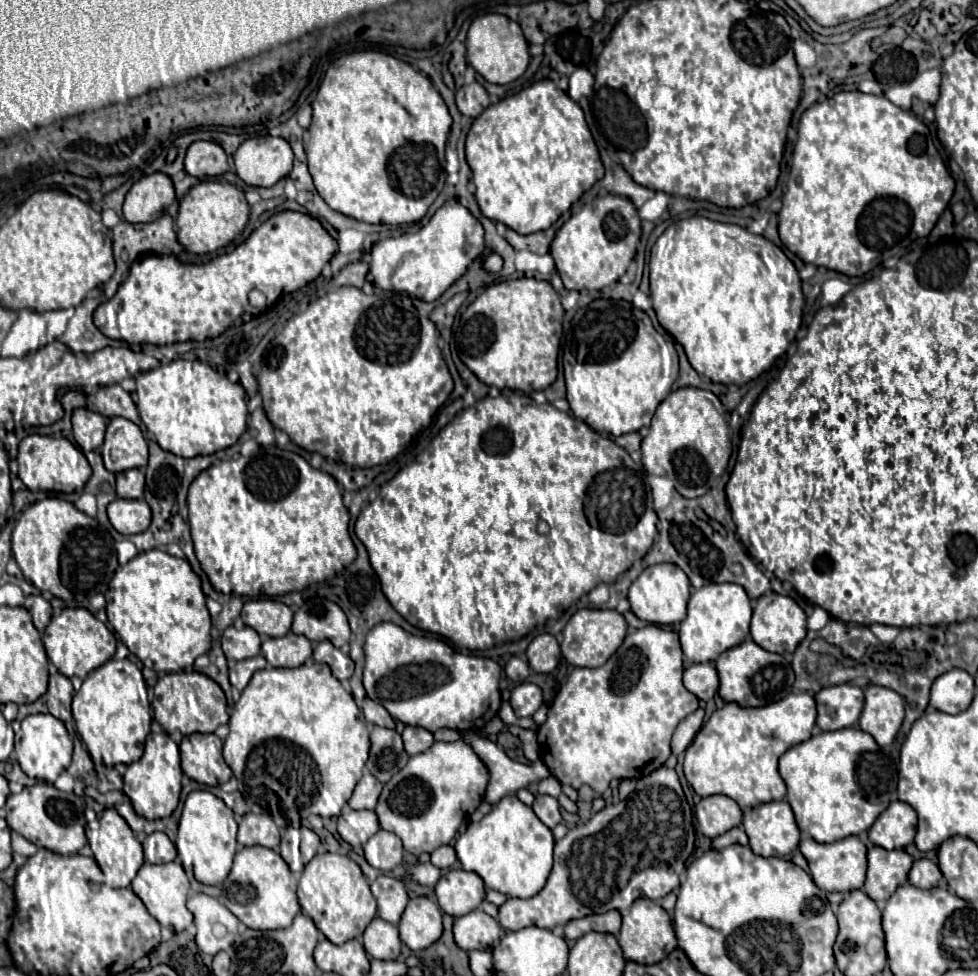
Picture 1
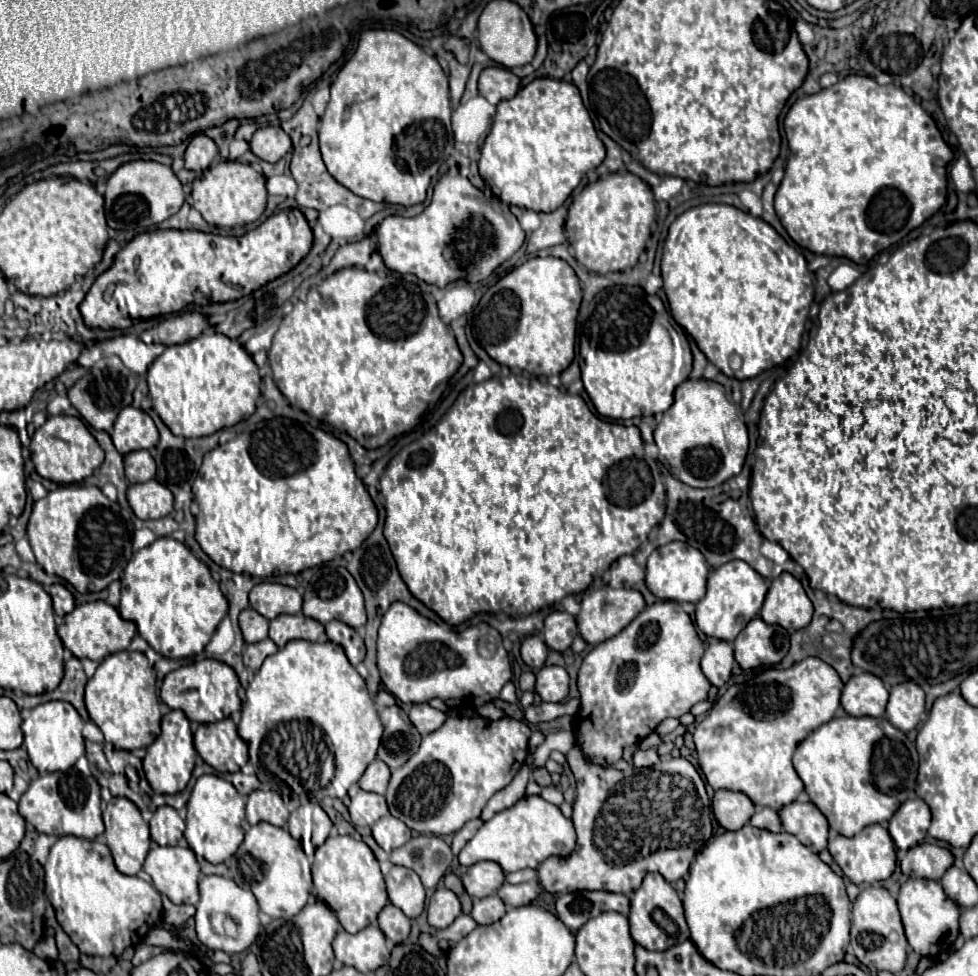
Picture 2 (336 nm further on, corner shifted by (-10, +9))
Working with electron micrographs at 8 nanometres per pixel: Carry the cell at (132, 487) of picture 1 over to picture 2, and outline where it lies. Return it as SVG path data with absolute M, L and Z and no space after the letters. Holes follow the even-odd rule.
M136 450L124 456L124 468L126 468L126 478L132 484L148 482L156 474L156 464L154 458L150 456L148 450Z

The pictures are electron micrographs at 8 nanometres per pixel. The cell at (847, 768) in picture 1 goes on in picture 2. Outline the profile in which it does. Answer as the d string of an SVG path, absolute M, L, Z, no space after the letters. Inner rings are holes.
M832 718L796 748L792 762L812 804L842 836L854 836L870 824L886 824L916 788L916 746L886 718Z

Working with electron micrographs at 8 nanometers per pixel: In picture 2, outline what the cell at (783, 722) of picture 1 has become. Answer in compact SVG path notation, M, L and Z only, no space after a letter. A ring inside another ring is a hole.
M804 658L790 668L764 666L758 668L758 682L744 682L730 686L706 714L704 720L696 724L694 742L698 764L714 790L736 790L744 792L756 806L768 806L774 810L784 808L794 802L802 792L804 784L792 766L792 754L796 746L818 726L826 724L840 706L842 680L838 672L820 658Z

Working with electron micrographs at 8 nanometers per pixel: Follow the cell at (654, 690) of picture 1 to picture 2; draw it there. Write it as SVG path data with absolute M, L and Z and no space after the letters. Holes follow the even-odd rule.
M664 600L644 608L620 634L598 644L582 662L578 672L578 690L582 708L574 718L576 742L596 764L614 764L622 756L622 748L644 740L656 730L664 718L680 718L690 708L706 700L710 682L700 670L704 642L698 638L690 614L680 602Z

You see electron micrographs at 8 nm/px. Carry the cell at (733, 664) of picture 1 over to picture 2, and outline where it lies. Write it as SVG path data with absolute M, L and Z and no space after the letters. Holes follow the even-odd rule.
M758 616L750 620L750 624L736 636L732 644L736 662L744 670L778 664L790 646L788 632L782 626L766 624Z

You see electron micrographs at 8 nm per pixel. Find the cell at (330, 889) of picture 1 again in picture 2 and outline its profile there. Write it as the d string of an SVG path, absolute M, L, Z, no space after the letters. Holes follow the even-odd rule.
M330 836L320 848L316 848L312 878L314 896L334 910L336 918L350 934L356 934L362 928L376 924L378 912L388 902L384 876L380 872L376 856L362 840L354 840L352 836Z

